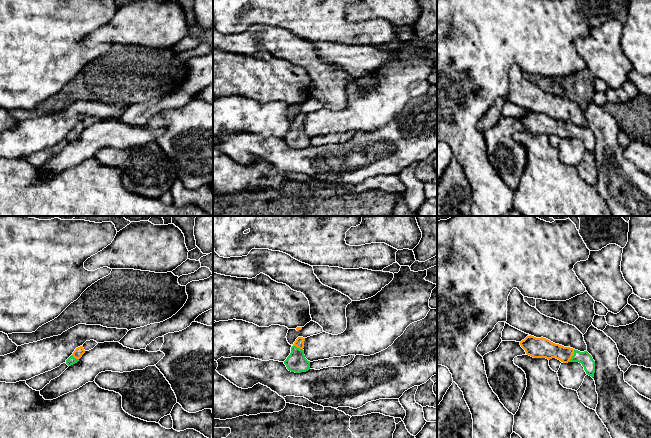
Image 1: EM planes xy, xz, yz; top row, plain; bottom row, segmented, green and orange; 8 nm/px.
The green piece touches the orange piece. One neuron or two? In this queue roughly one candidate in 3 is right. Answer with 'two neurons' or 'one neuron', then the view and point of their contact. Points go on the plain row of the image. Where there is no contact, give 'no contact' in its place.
one neuron | yz (573, 131)

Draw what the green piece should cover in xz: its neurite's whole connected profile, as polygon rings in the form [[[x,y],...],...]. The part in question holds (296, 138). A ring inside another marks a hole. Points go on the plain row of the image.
[[[298,113],[291,123],[291,129],[284,137],[287,145],[291,148],[301,149],[310,145],[310,137],[304,131],[304,117],[305,114]]]

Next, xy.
[[[83,122],[76,124],[73,130],[66,136],[66,140],[68,142],[71,142],[77,139],[84,129],[85,129],[85,126]]]

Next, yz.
[[[531,111],[522,116],[520,121],[526,130],[533,134],[546,134],[548,136],[556,134],[563,139],[579,138],[584,143],[586,150],[594,153],[595,137],[587,127],[580,128],[570,123],[555,120],[546,114],[536,114]]]

